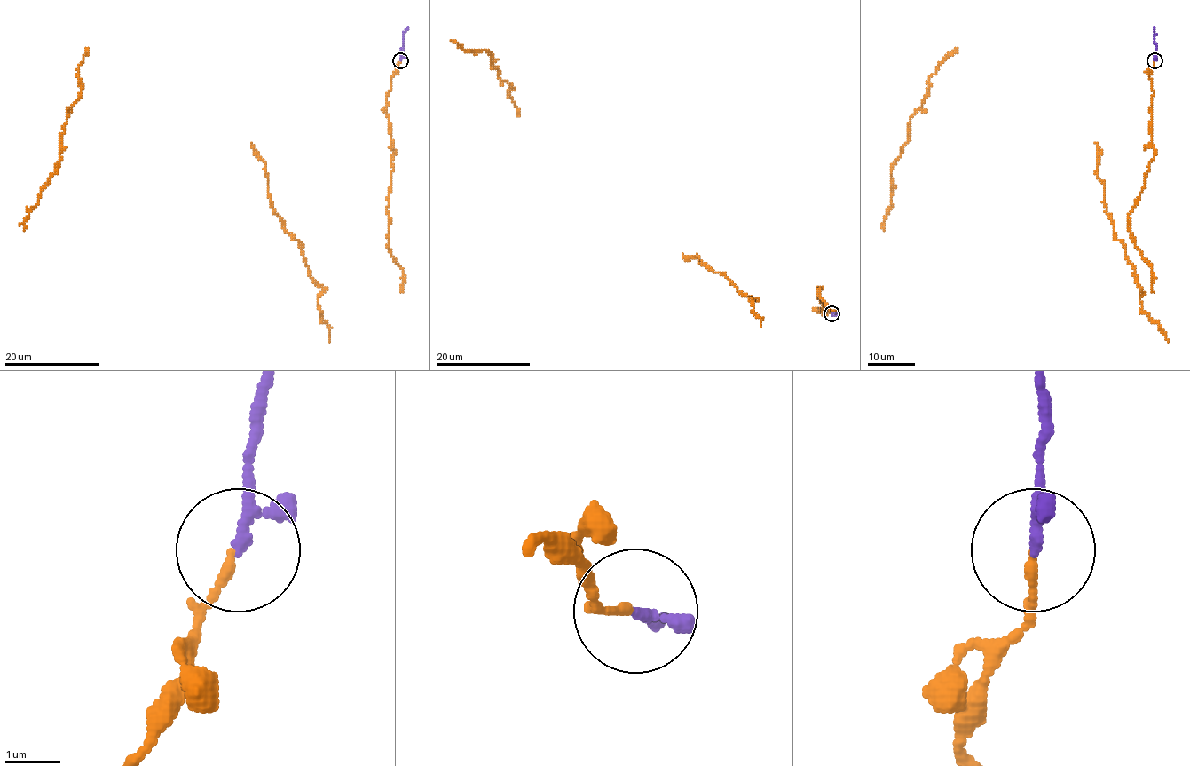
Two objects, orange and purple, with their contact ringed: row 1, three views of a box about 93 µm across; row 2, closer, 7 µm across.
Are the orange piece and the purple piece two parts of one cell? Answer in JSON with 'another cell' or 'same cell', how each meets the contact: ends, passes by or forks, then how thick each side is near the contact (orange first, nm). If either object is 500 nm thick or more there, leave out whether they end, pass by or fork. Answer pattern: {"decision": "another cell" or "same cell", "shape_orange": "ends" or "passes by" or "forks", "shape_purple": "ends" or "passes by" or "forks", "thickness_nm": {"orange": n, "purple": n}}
{"decision": "same cell", "shape_orange": "ends", "shape_purple": "passes by", "thickness_nm": {"orange": 160, "purple": 140}}

